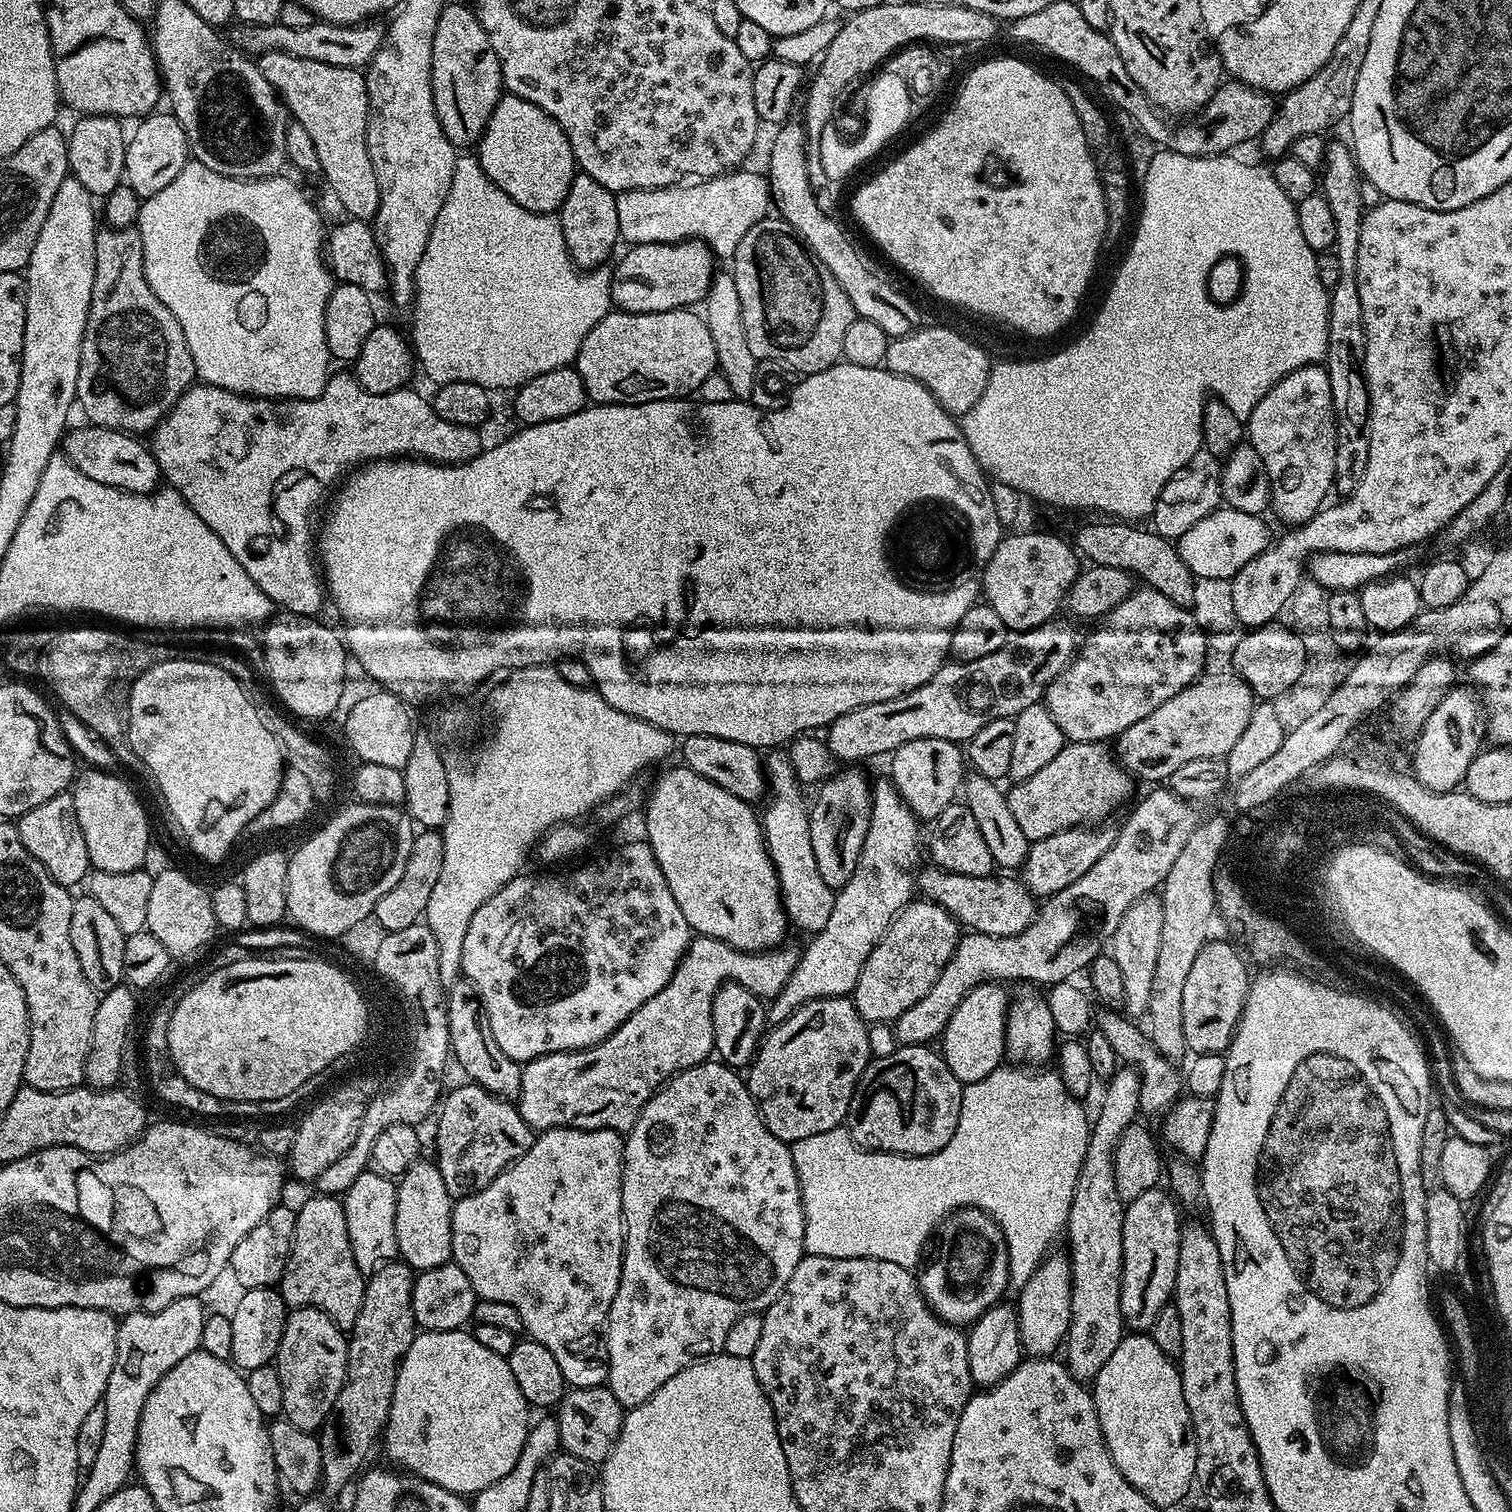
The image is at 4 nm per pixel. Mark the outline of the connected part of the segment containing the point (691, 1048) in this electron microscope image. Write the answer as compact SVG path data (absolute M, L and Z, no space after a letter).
M697 935L685 950L684 959L681 960L680 965L674 970L670 982L666 982L666 986L662 986L662 990L658 994L654 994L654 998L650 998L650 1002L646 1002L646 1006L638 1006L638 1010L634 1010L634 1014L630 1014L630 1018L626 1018L626 1022L622 1022L618 1026L618 1030L614 1030L614 1034L610 1034L610 1038L606 1038L601 1044L596 1044L593 1048L583 1048L577 1052L555 1052L554 1054L539 1056L538 1058L529 1060L527 1064L521 1067L522 1086L520 1087L520 1095L518 1097L518 1107L522 1118L533 1130L547 1130L549 1128L602 1130L603 1128L609 1128L615 1132L627 1134L638 1122L640 1109L646 1106L646 1102L650 1102L653 1094L660 1088L663 1088L679 1072L684 1072L688 1068L703 1064L705 1060L713 1055L714 1026L712 1025L712 1007L714 1006L714 994L718 994L720 987L726 982L735 982L746 986L746 990L750 990L755 996L761 998L771 998L778 995L782 990L782 986L786 986L790 974L796 969L798 952L788 947L769 948L766 952L739 952L737 948L732 948L726 942L715 940L709 936Z

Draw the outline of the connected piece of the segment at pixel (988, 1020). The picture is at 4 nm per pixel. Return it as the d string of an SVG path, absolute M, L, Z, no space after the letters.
M996 982L979 984L959 1003L940 1038L940 1053L947 1068L963 1084L973 1084L1001 1067L1005 1057L1005 1022L1010 1003L1009 993Z

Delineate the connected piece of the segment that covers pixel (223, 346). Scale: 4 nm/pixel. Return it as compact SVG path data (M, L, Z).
M195 162L185 164L184 169L178 174L178 178L174 178L174 182L170 182L170 186L165 186L163 190L158 190L158 194L147 197L140 205L140 218L138 221L138 231L142 238L142 254L144 255L144 273L146 274L146 282L150 286L150 290L154 290L154 294L162 302L162 306L166 306L166 310L170 310L170 314L174 314L174 318L178 318L178 322L182 326L182 330L186 334L186 346L190 346L190 354L194 358L194 366L196 367L197 377L205 384L213 384L219 388L225 388L231 392L238 392L245 396L254 396L257 398L287 398L289 400L313 400L318 398L324 392L324 387L328 385L330 379L330 371L328 372L328 364L330 365L330 357L328 355L328 347L326 346L326 302L330 298L334 287L334 277L326 263L326 224L320 221L320 212L314 205L308 201L308 196L295 184L292 180L287 180L287 175L277 174L275 176L263 176L261 180L239 180L233 176L223 176L214 170L210 170L210 166L202 166Z

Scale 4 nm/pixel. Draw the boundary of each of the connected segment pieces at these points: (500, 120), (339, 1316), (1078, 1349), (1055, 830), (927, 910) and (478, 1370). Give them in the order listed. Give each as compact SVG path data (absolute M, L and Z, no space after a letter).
M511 94L501 95L494 114L478 145L482 170L518 206L541 214L555 213L564 204L570 182L578 174L578 165L566 134L536 104Z
M312 1194L312 1197L305 1202L304 1205L299 1205L296 1213L296 1229L294 1230L294 1238L292 1239L292 1249L288 1255L288 1261L286 1262L286 1270L284 1271L284 1277L281 1278L278 1285L278 1291L282 1299L284 1299L285 1305L289 1309L294 1308L317 1308L325 1312L329 1318L340 1325L341 1329L350 1330L354 1326L354 1322L358 1318L358 1310L362 1310L362 1298L364 1297L364 1285L366 1283L365 1273L358 1270L358 1266L354 1262L354 1254L350 1250L350 1234L346 1230L346 1214L344 1213L343 1203L337 1197L326 1196L323 1194Z
M1117 1067L1116 1073L1103 1088L1104 1097L1090 1124L1086 1154L1076 1179L1066 1225L1067 1251L1072 1266L1072 1321L1066 1337L1066 1367L1069 1374L1081 1382L1095 1381L1098 1370L1106 1366L1106 1358L1114 1354L1114 1346L1118 1346L1126 1334L1120 1305L1124 1269L1122 1222L1126 1201L1118 1198L1118 1182L1114 1182L1114 1158L1122 1134L1138 1120L1140 1075L1135 1068Z
M1068 742L1034 778L1013 783L1006 795L1014 819L1031 842L1058 834L1063 828L1099 825L1096 824L1099 820L1106 819L1128 799L1133 799L1132 783L1133 777L1124 771L1107 743Z
M923 898L909 903L898 913L878 946L874 946L870 958L866 958L866 966L862 966L856 991L850 996L860 1017L875 1025L887 1020L894 1022L906 1014L906 1010L938 982L938 974L942 974L946 962L950 962L961 935L961 925L942 906Z
M468 1330L455 1332L421 1331L412 1339L410 1350L406 1350L406 1354L400 1360L400 1369L394 1382L394 1398L390 1402L388 1423L385 1424L382 1433L382 1448L384 1444L385 1454L396 1463L393 1465L399 1466L411 1475L420 1476L422 1479L434 1482L451 1492L475 1494L486 1490L486 1486L494 1486L494 1482L498 1482L498 1478L506 1478L506 1474L510 1474L510 1470L514 1470L528 1437L530 1427L528 1412L530 1413L530 1405L526 1402L526 1398L522 1398L522 1390L518 1390L518 1382L514 1382L514 1373L510 1370L507 1356L494 1354L494 1350L482 1346L482 1342L478 1342L476 1335Z

